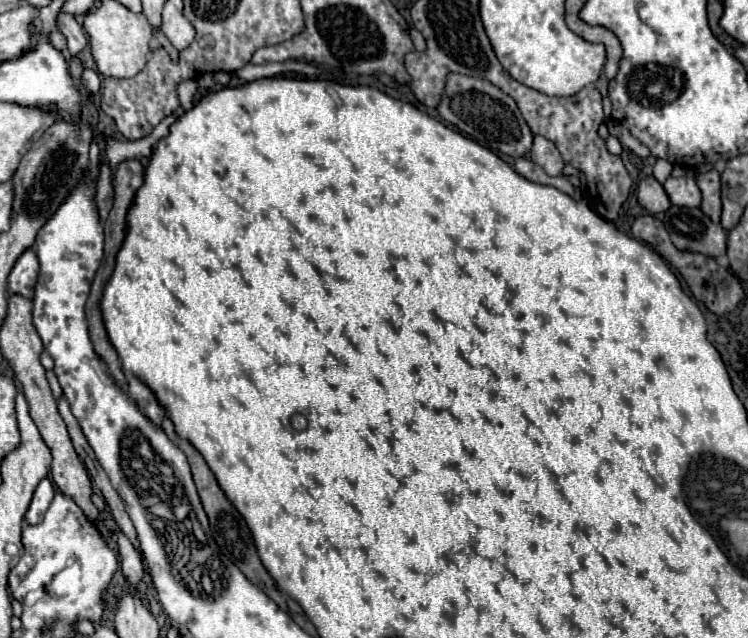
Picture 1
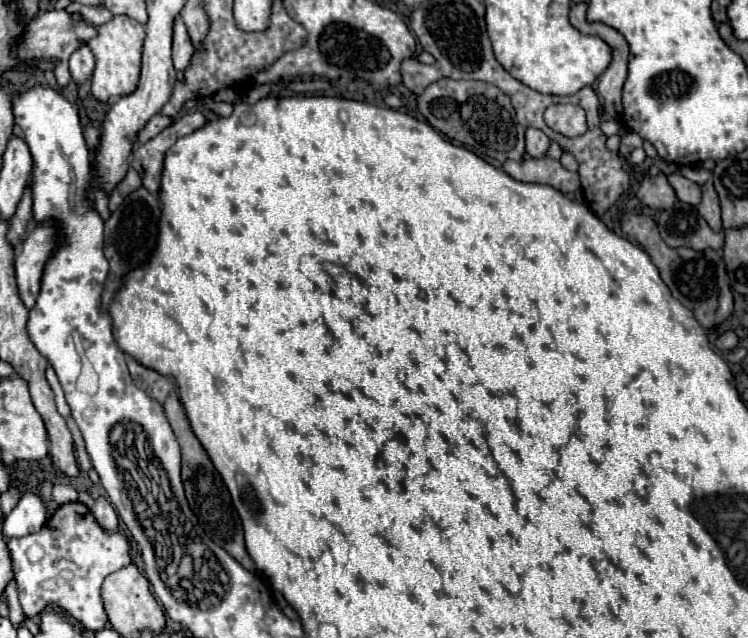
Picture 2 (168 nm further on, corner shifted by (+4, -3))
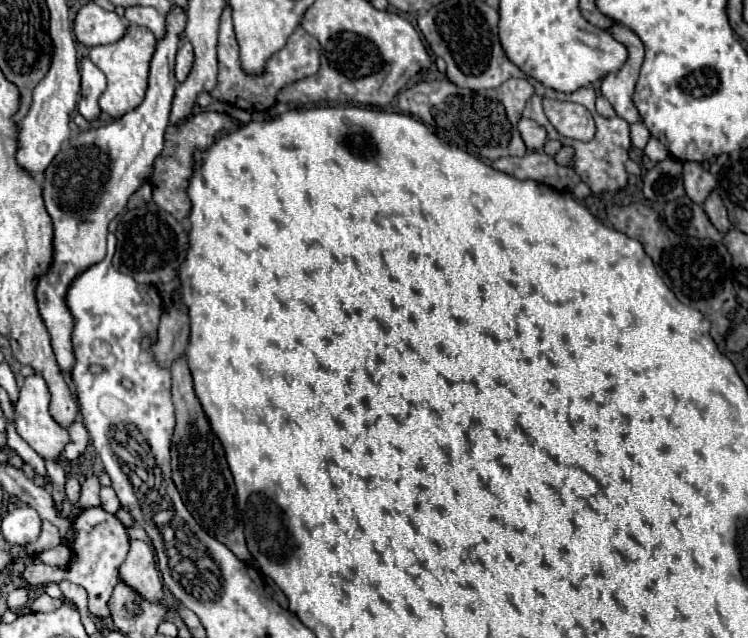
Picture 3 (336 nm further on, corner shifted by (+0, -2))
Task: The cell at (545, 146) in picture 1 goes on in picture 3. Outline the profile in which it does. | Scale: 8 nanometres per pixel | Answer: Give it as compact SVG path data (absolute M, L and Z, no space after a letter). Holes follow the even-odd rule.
M520 119L518 123L520 135L528 147L528 151L540 151L546 143L546 129L542 125L538 125L536 121L530 119Z

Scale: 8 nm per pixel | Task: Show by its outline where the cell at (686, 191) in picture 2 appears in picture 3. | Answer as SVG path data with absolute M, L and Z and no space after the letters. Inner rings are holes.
M684 163L684 169L682 169L682 181L684 181L684 189L686 189L686 195L702 205L704 199L708 197L708 193L712 191L716 179L712 177L712 173L704 171L700 167L700 163Z

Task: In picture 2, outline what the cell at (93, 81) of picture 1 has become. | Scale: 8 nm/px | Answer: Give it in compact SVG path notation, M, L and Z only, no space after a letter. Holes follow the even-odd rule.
M52 10L52 12L38 14L38 16L32 20L28 34L24 36L24 42L22 42L20 46L16 46L14 56L20 56L20 58L26 60L26 62L30 62L30 58L32 58L32 60L58 58L61 62L54 70L55 77L61 87L67 87L73 82L68 66L70 54L72 54L74 50L78 50L78 46L82 46L82 44L86 44L88 40L92 40L94 36L96 36L96 26L92 26L92 24L86 22L84 18L74 20L72 14L66 12L66 10Z

